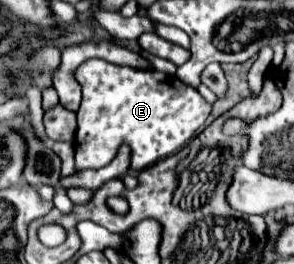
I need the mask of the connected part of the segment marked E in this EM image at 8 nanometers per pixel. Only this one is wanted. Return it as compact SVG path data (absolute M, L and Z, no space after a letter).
M89 59L77 67L75 79L83 89L74 141L79 171L109 165L123 141L131 147L130 169L141 171L185 147L211 113L211 105L197 89L155 69L133 69Z

